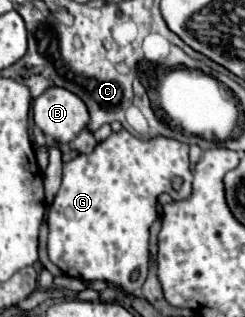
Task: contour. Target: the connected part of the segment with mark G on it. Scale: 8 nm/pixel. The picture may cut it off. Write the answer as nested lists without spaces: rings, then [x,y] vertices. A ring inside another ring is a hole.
[[[128,130],[112,132],[104,142],[100,142],[92,154],[78,154],[64,164],[60,190],[48,212],[48,256],[50,260],[70,278],[80,278],[86,282],[104,280],[124,288],[130,294],[136,294],[148,274],[148,228],[158,218],[156,202],[158,196],[168,192],[176,202],[188,200],[192,194],[192,172],[188,164],[188,144],[154,136],[150,140],[140,140]],[[172,178],[182,178],[180,192],[172,190]]]

